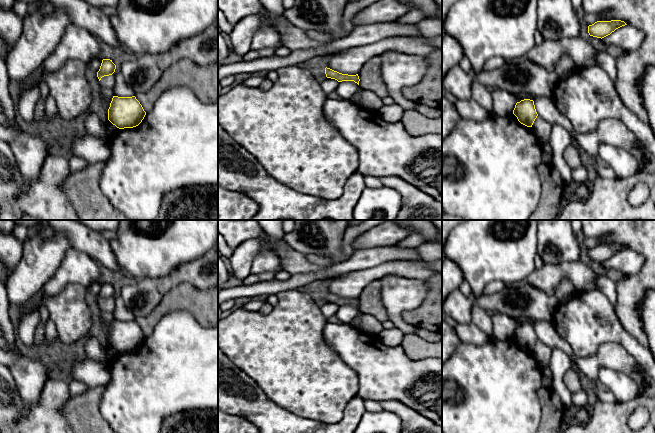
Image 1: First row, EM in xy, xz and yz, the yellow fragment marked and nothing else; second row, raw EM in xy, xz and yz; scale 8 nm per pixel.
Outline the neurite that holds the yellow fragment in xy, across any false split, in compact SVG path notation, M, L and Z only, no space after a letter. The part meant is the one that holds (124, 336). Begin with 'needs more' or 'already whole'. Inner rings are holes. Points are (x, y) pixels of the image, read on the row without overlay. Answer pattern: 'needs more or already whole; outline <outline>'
already whole; outline M113 320L108 333L108 344L119 353L138 350L146 336L135 320Z

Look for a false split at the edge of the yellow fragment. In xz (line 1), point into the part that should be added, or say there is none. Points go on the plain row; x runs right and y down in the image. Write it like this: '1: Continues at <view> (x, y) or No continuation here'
1: No continuation here

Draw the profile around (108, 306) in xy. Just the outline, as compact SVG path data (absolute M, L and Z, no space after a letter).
M112 299L104 300L100 304L100 309L113 315L116 309L115 302Z

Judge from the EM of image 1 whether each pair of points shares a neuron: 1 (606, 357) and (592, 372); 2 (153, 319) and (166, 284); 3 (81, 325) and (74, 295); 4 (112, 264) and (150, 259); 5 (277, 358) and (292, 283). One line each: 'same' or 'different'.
1: same
2: different
3: same
4: different
5: different

